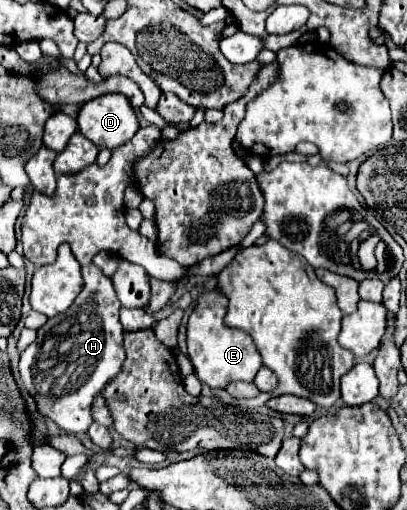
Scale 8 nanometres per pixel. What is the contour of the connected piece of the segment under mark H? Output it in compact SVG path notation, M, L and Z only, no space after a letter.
M95 263L85 265L81 273L85 281L83 291L67 311L47 319L19 361L23 387L35 399L37 411L59 429L77 435L89 431L95 395L103 393L105 385L117 377L125 359L123 327L119 323L121 305L111 279L107 279Z

